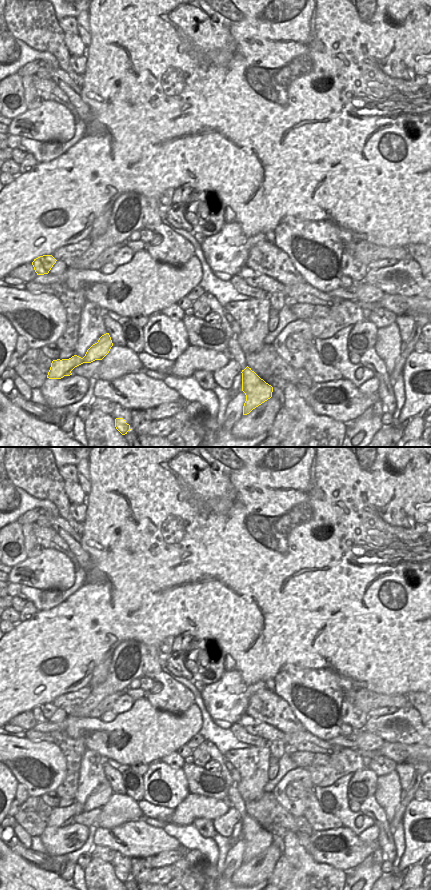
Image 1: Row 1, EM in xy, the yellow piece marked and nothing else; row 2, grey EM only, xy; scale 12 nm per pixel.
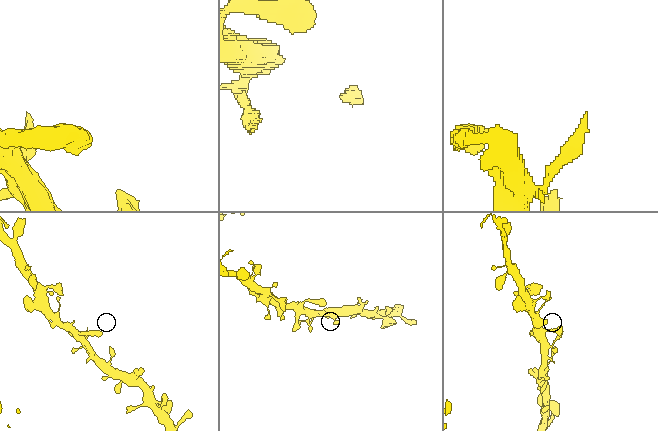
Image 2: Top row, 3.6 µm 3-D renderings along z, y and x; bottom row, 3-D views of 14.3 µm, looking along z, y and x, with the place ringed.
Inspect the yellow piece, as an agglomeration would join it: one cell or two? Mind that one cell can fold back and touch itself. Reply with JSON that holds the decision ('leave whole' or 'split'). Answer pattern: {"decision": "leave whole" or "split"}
{"decision": "leave whole"}

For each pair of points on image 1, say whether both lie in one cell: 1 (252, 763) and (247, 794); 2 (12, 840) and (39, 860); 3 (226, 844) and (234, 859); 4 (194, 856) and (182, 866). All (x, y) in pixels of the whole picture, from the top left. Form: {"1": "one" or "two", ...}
{"1": "one", "2": "one", "3": "two", "4": "two"}

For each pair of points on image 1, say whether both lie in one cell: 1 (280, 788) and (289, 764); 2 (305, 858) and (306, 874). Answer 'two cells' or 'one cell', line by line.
1: two cells
2: one cell

